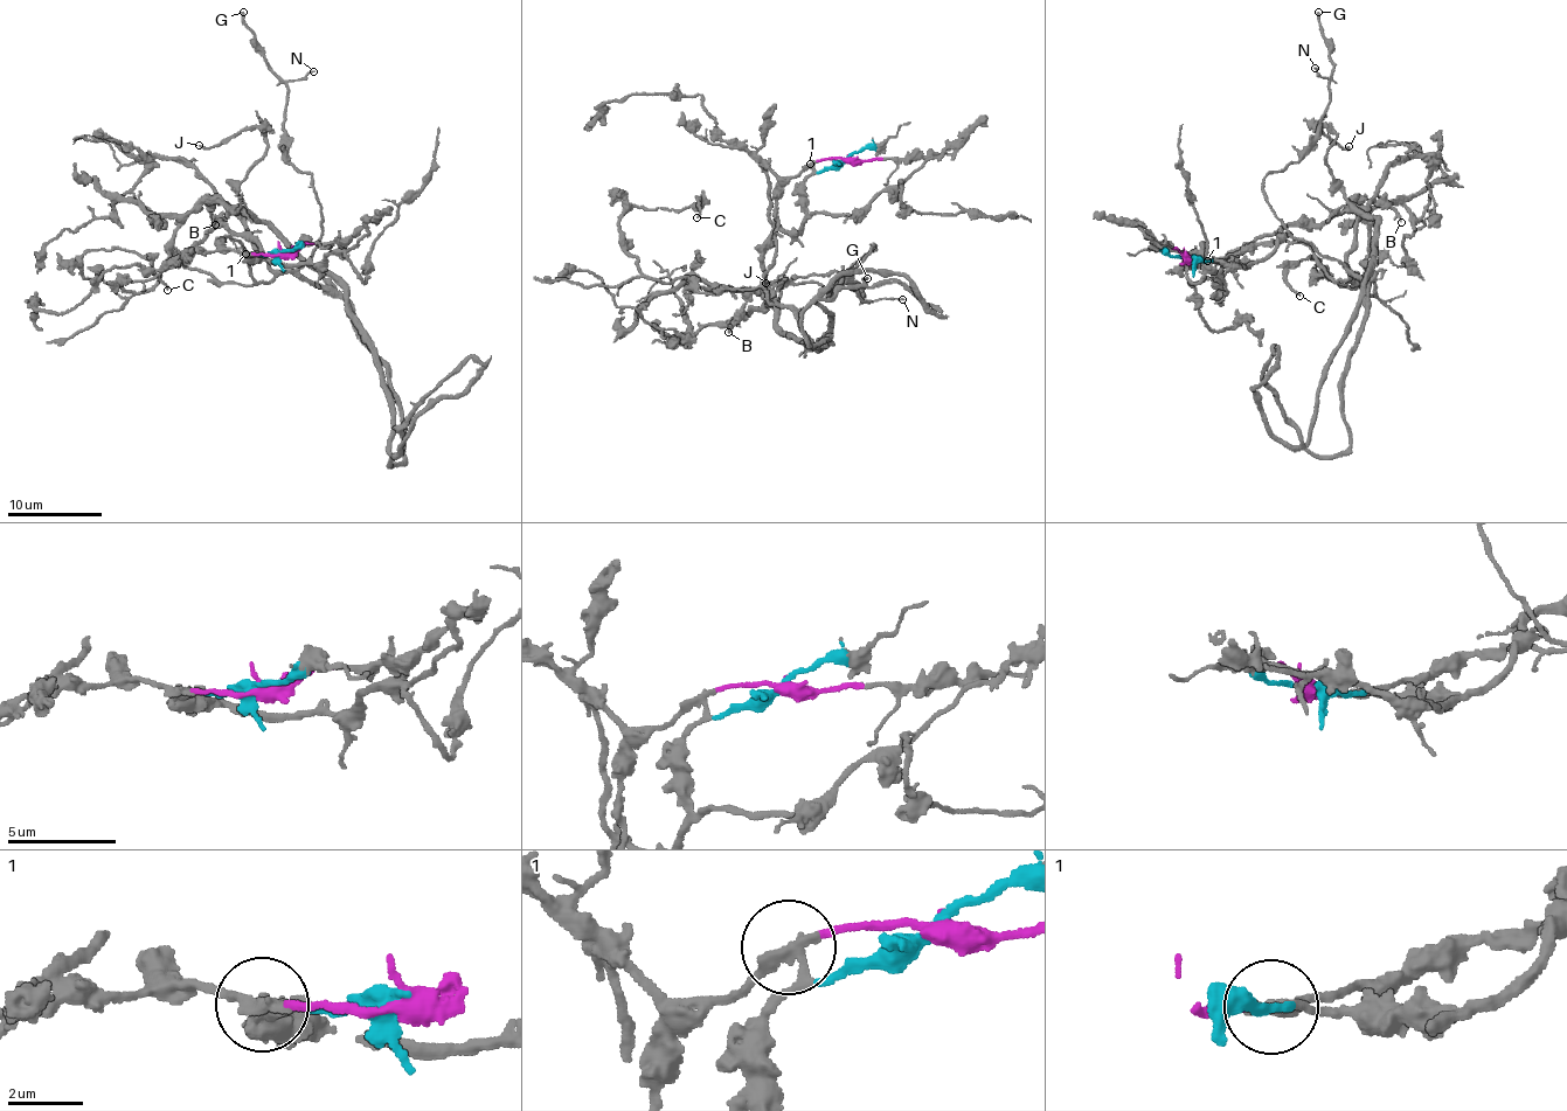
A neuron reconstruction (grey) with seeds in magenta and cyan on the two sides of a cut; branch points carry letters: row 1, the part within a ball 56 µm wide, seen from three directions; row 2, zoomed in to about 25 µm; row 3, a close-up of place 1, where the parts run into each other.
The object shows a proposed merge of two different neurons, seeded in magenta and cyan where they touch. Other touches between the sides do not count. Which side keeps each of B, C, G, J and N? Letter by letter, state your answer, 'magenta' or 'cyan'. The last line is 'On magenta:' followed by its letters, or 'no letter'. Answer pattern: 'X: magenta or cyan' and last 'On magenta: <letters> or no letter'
B: cyan
C: cyan
G: magenta
J: cyan
N: magenta
On magenta: G, N

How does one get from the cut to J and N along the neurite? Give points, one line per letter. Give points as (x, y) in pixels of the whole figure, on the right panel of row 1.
J: (1188, 258), (1260, 259), (1290, 224), (1342, 214), (1346, 201), (1325, 158), (1336, 136), (1311, 127), (1350, 147)
N: (1187, 258), (1303, 242), (1346, 280), (1266, 198), (1263, 179), (1291, 164), (1329, 102), (1315, 67)

